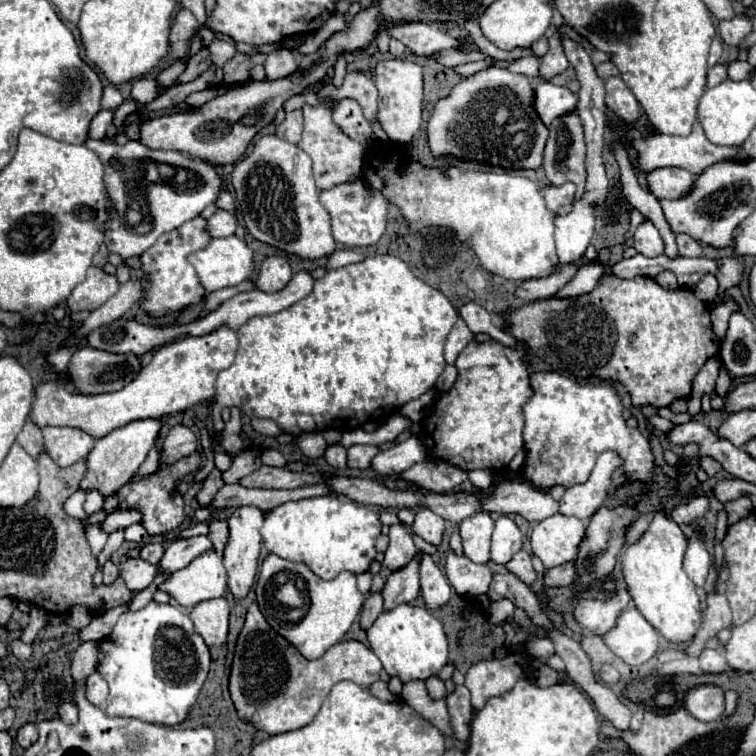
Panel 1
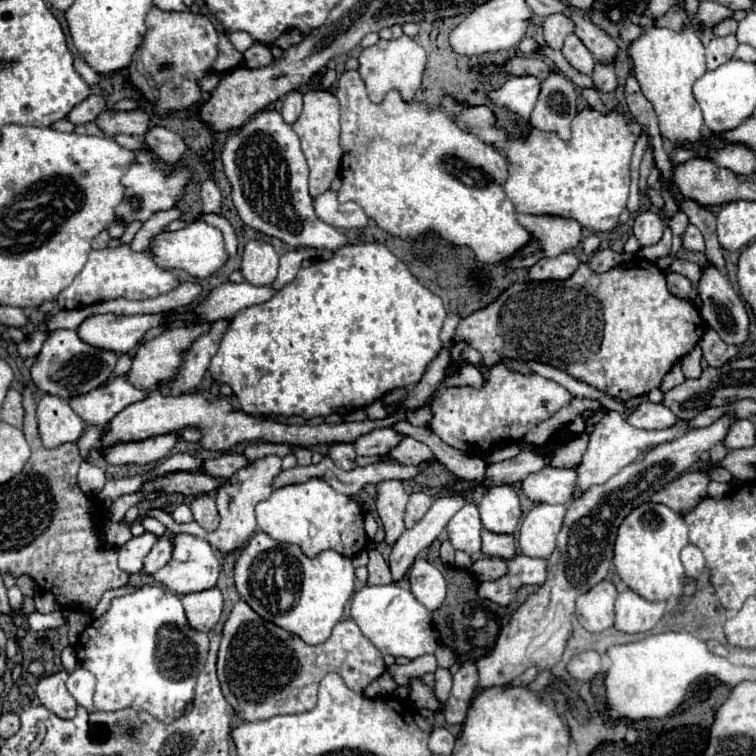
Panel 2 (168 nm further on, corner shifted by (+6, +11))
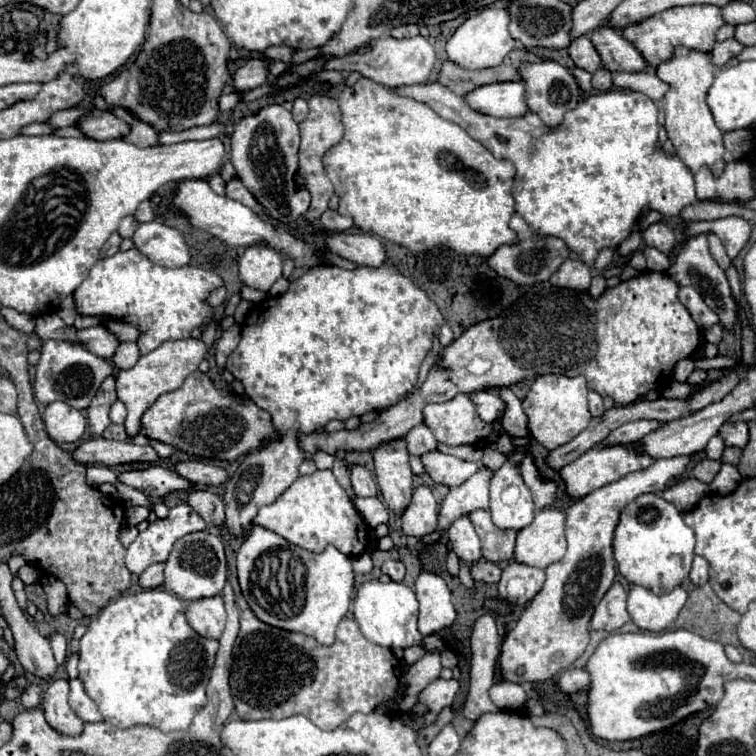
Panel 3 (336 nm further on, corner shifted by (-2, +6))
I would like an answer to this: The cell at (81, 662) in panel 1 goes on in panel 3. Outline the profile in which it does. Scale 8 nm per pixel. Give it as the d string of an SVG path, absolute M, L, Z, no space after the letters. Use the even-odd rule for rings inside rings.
M55 679L47 687L43 695L43 711L51 727L59 729L59 733L79 735L83 731L83 721L69 707L69 681Z

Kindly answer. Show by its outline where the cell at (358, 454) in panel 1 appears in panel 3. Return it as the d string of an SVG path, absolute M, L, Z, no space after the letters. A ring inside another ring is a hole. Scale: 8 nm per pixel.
M417 425L417 427L411 429L403 439L405 439L405 443L407 443L409 455L423 455L423 453L427 453L427 451L437 449L437 439L435 439L435 435L429 431L429 427L425 427L425 425Z

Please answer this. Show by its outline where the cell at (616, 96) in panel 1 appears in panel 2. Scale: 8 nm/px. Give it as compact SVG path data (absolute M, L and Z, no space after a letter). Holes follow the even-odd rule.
M597 62L593 70L593 84L595 84L595 90L599 92L613 92L617 88L617 76L613 66Z

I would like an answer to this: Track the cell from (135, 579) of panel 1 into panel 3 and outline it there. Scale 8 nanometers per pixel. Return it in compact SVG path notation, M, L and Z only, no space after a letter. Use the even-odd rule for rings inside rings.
M187 503L175 505L169 509L167 519L157 519L147 527L147 531L139 533L137 539L127 547L125 565L131 573L141 575L149 565L167 561L173 543L195 531L205 531L207 523L199 513L195 513Z

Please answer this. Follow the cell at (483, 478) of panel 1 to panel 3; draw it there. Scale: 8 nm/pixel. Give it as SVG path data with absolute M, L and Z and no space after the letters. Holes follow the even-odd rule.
M515 437L513 439L515 451L507 453L507 461L491 477L491 483L489 483L489 491L491 491L491 507L489 507L489 513L491 513L493 523L499 529L521 531L523 527L527 527L533 521L535 505L533 505L533 499L531 499L531 491L527 489L527 485L525 485L525 481L521 477L521 471L519 471L519 465L525 459L525 453L529 451L529 445L531 445L531 437Z

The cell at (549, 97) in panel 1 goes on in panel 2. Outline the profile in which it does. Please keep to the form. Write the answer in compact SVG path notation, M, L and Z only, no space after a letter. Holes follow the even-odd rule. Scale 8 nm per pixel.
M513 76L501 88L487 92L487 98L501 108L507 108L519 114L523 120L529 120L529 114L537 102L539 80L533 76Z

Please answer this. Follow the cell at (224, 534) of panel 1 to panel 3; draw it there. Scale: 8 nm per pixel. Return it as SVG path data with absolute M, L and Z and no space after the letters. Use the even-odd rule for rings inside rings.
M195 489L189 493L189 505L205 519L205 523L221 527L225 523L225 511L223 511L223 501L219 495L211 491L201 491Z

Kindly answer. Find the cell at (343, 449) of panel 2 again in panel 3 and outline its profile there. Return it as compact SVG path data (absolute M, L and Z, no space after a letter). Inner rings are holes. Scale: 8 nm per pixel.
M351 465L351 485L357 497L373 497L377 495L377 483L371 477L369 469L363 465Z

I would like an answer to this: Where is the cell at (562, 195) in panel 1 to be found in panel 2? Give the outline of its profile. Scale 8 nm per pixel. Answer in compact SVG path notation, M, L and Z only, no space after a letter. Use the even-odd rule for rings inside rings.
M443 94L441 106L459 126L465 126L469 132L479 136L483 142L495 146L507 158L509 178L505 182L505 192L507 192L509 200L515 204L517 212L535 214L535 216L573 218L581 224L581 228L587 228L593 232L611 232L617 226L619 214L625 210L627 198L629 198L631 154L633 154L637 138L641 136L641 124L633 116L625 116L617 110L609 110L607 114L601 114L593 108L585 108L575 114L575 120L571 122L569 140L561 140L559 136L555 136L555 132L539 132L533 126L529 126L529 130L523 136L509 138L507 132L497 126L495 112L485 104L467 106L467 104L459 102L453 94Z

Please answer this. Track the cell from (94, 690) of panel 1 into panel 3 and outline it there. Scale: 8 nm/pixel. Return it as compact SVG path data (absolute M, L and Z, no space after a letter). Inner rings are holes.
M71 679L71 693L69 693L69 705L71 709L83 719L83 721L89 721L89 723L95 723L95 721L103 721L99 709L97 709L97 703L87 695L85 687L83 687L83 681L79 679Z

